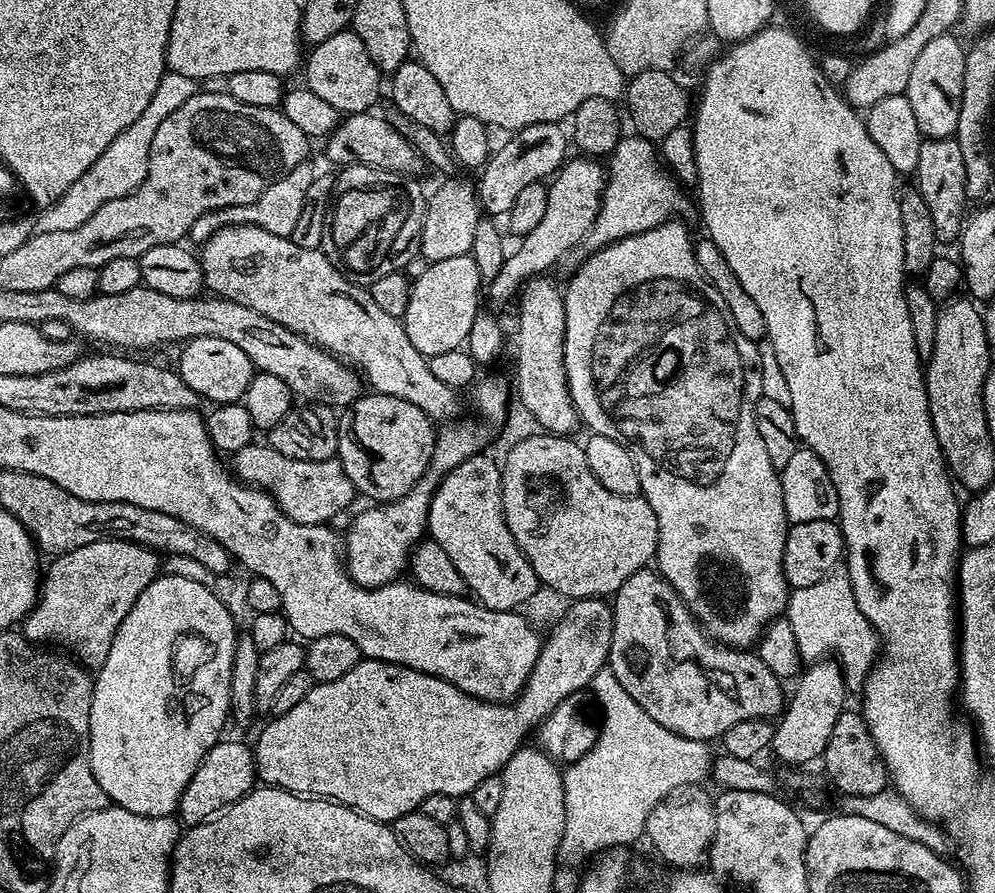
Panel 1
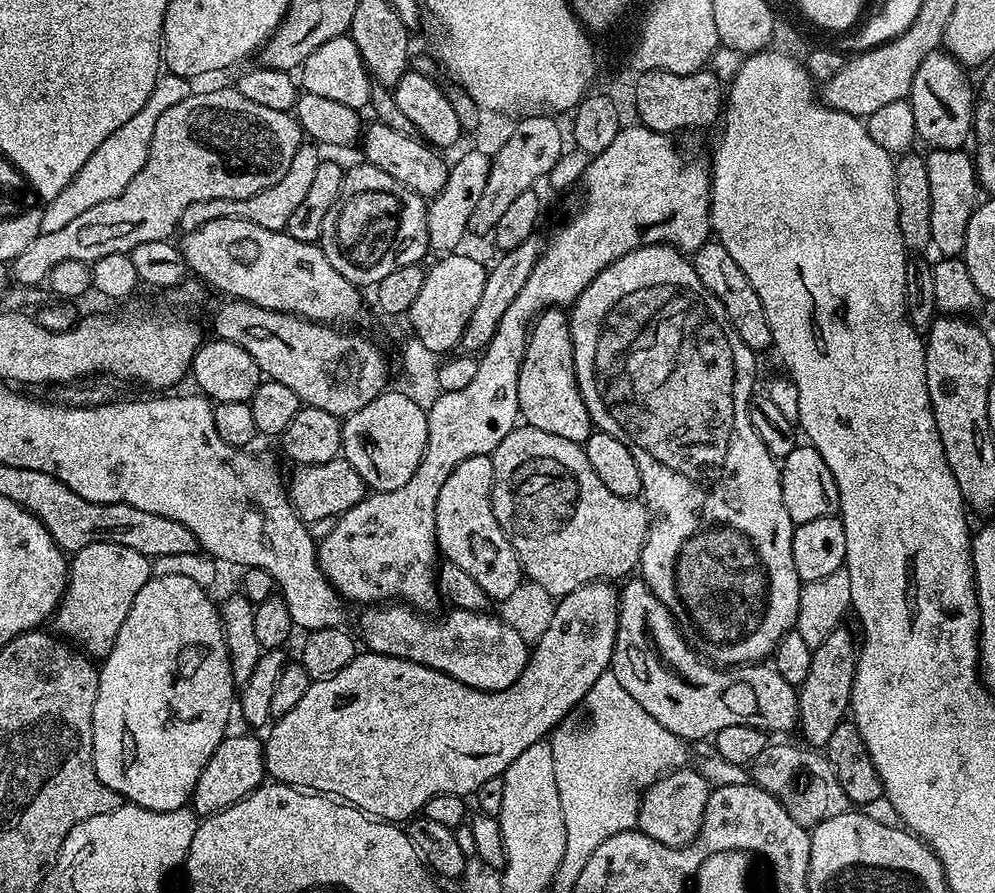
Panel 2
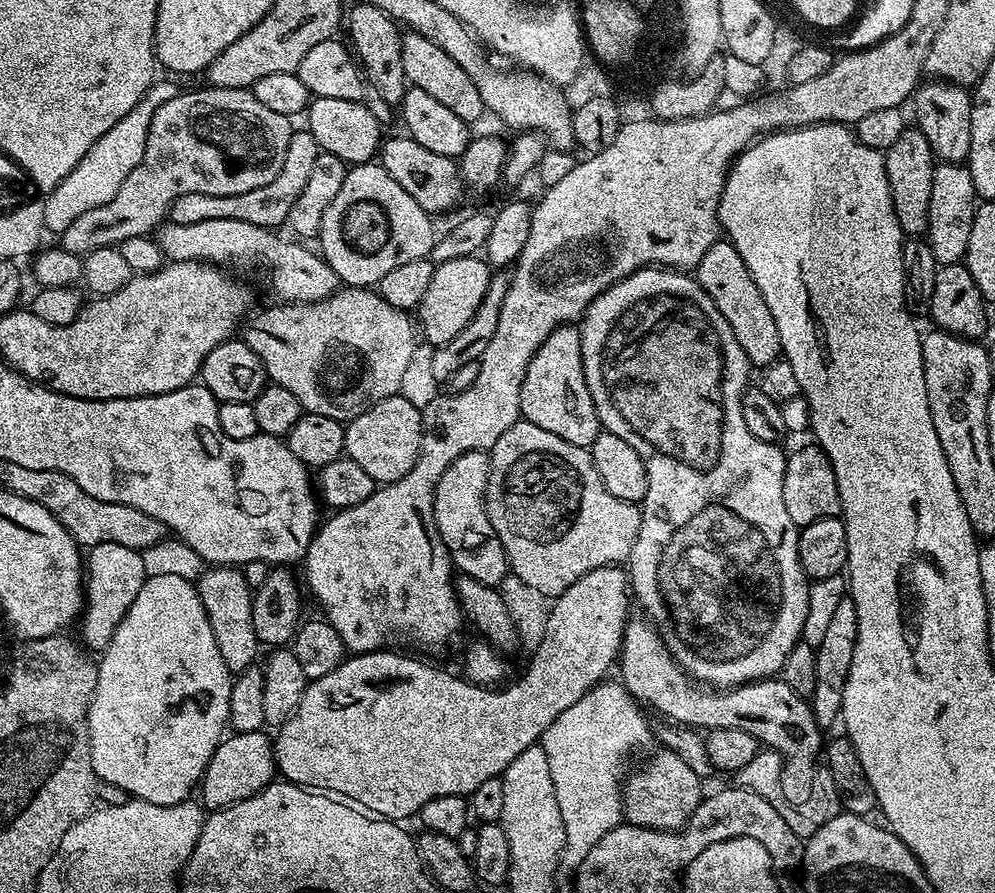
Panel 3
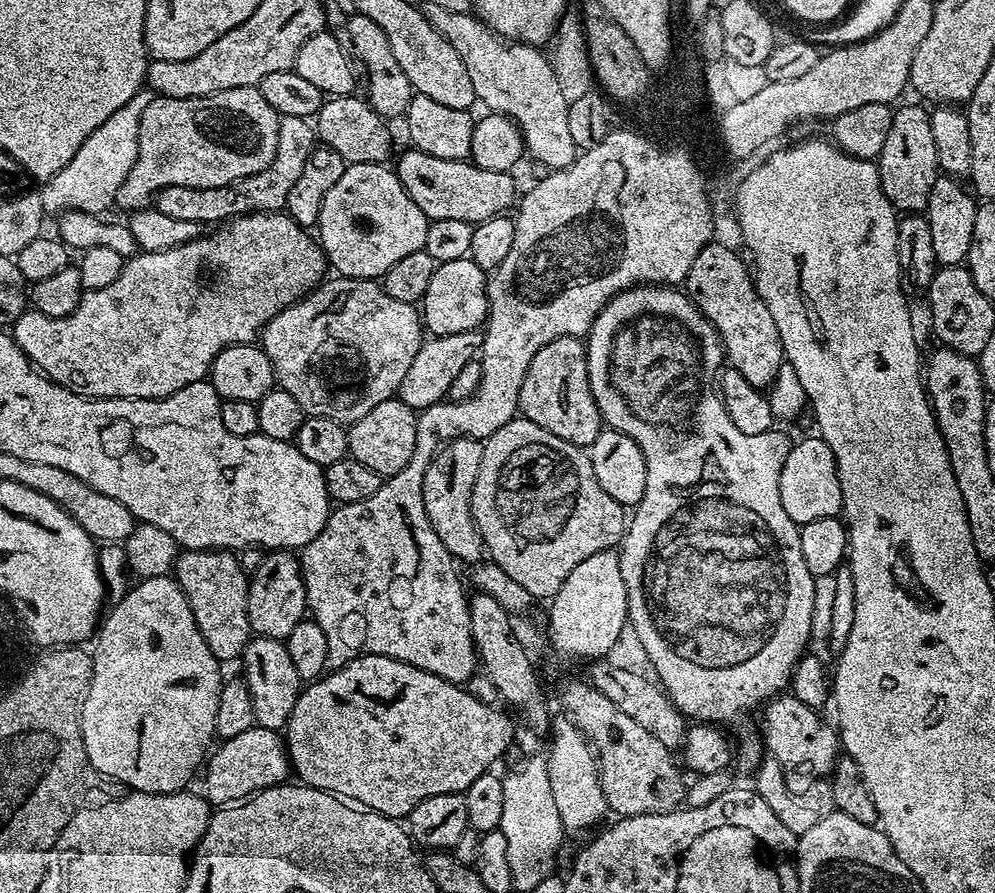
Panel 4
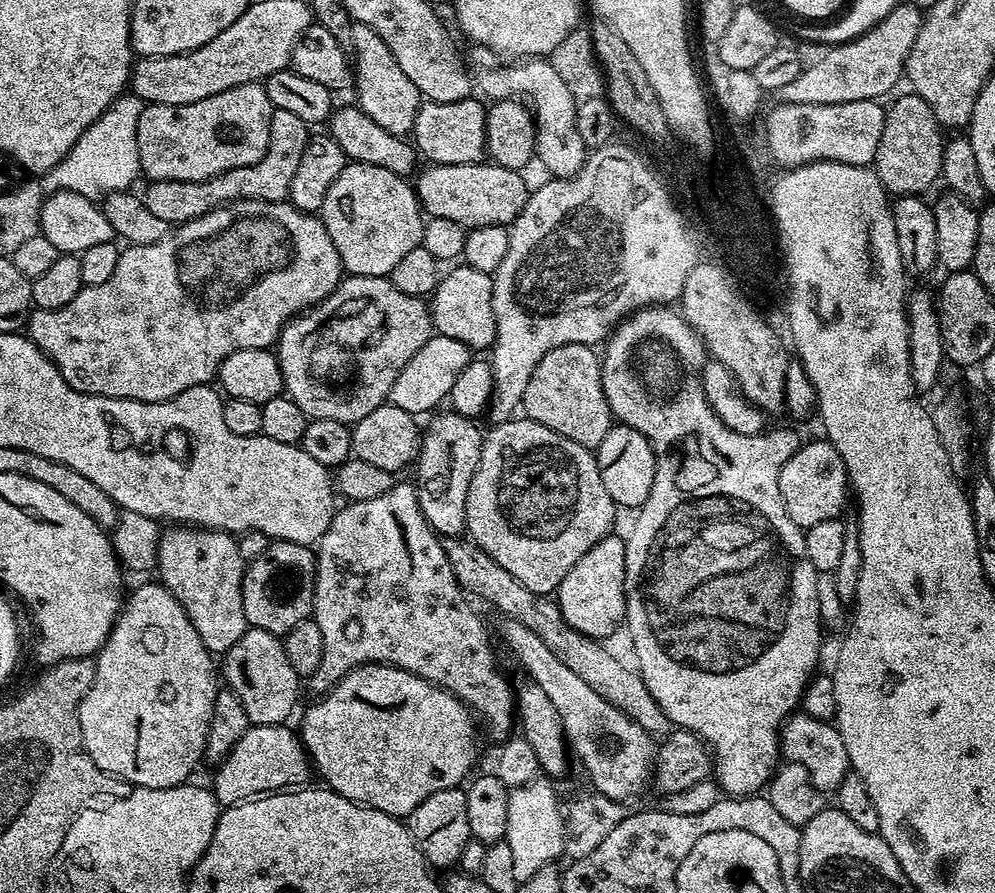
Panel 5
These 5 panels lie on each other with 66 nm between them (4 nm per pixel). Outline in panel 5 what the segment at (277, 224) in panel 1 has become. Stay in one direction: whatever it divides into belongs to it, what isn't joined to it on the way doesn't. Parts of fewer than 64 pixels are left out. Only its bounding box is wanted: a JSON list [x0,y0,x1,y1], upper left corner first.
[142,110,310,226]

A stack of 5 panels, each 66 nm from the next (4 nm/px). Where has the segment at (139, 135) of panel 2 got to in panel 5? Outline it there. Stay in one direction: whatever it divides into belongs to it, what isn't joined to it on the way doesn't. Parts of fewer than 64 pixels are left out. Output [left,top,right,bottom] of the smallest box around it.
[39,95,144,198]

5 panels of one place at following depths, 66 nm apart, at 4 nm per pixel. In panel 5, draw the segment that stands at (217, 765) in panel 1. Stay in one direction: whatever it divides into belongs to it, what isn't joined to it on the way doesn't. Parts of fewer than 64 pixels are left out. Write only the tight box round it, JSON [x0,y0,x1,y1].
[210,724,310,806]

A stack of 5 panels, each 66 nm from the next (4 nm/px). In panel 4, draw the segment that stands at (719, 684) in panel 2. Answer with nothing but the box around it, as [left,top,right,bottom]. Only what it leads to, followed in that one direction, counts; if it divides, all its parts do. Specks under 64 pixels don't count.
[762,694,842,777]

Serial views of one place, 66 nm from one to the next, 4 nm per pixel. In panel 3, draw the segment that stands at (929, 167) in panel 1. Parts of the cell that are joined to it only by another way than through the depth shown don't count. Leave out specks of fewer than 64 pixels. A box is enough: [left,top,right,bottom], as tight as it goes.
[926,163,978,265]

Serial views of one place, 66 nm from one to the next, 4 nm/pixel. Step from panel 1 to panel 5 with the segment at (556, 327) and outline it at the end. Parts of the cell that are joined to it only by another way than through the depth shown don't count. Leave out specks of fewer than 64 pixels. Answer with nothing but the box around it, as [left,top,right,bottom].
[523,344,614,450]

